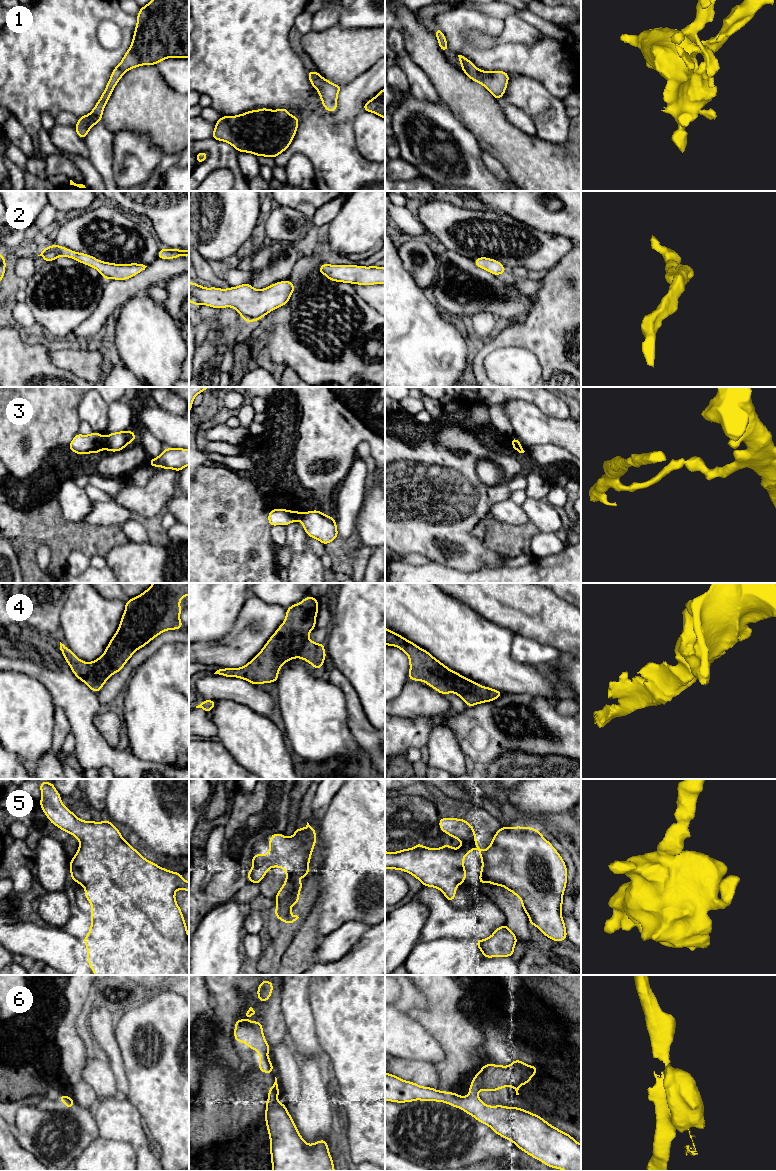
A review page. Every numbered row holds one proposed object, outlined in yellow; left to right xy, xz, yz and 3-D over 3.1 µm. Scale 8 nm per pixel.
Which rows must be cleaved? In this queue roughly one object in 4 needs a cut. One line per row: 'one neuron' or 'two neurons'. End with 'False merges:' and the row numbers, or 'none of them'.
1: one neuron
2: one neuron
3: two neurons
4: one neuron
5: one neuron
6: one neuron
False merges: 3

